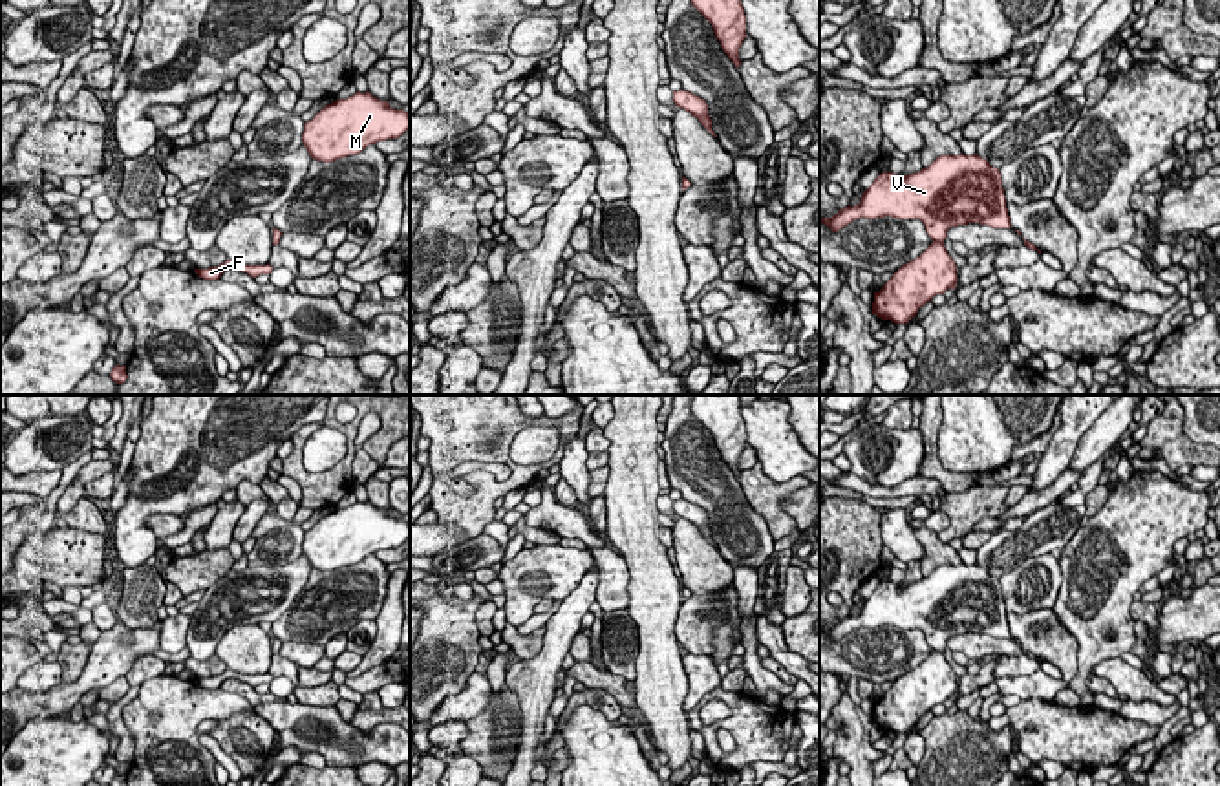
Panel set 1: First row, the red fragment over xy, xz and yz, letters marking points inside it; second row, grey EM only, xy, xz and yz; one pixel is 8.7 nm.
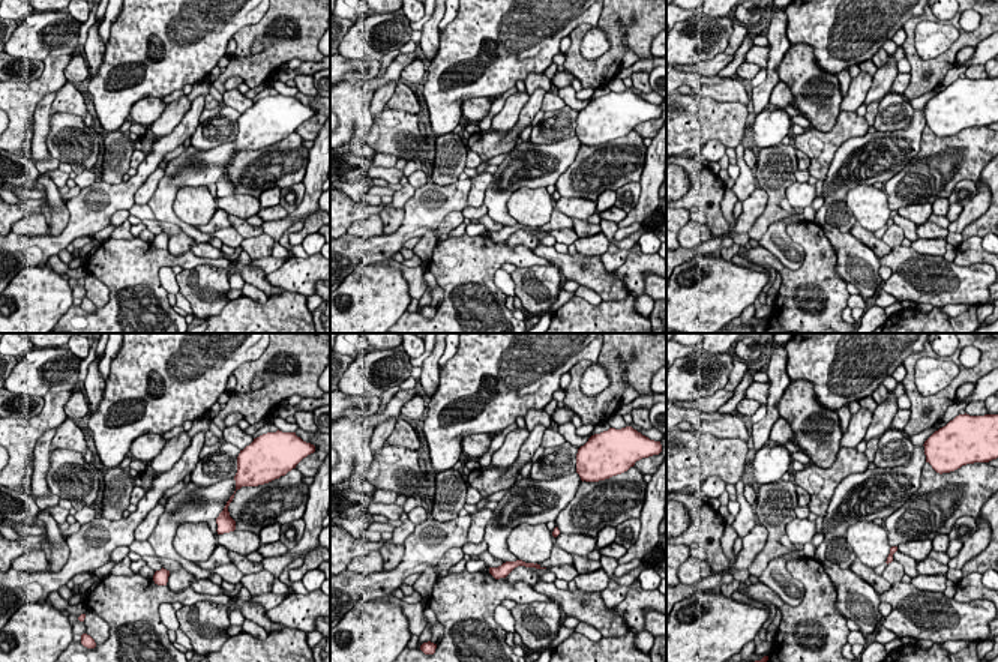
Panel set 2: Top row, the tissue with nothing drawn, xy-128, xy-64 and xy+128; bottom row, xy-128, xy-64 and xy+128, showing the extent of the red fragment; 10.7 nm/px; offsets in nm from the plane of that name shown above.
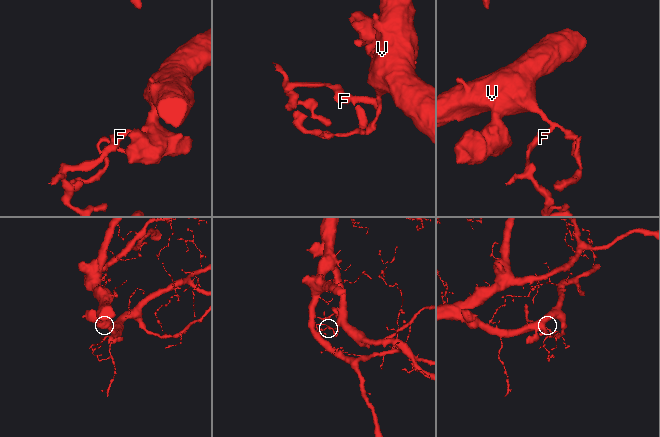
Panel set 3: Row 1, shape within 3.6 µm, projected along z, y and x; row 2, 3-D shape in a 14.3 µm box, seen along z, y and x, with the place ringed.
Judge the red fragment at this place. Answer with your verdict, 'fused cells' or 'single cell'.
single cell

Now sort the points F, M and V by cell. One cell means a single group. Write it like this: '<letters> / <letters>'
F M V

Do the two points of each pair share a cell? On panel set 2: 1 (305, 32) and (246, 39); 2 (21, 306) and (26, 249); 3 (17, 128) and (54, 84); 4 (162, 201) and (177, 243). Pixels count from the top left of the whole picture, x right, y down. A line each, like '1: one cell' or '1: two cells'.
1: one cell
2: two cells
3: one cell
4: two cells

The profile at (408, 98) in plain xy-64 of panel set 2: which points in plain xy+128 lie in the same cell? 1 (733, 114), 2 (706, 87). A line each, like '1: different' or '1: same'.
1: different
2: same

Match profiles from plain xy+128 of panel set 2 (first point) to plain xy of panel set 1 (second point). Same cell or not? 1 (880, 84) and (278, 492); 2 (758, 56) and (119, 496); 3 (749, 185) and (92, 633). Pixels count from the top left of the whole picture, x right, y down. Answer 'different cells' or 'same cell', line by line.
1: different cells
2: different cells
3: different cells

